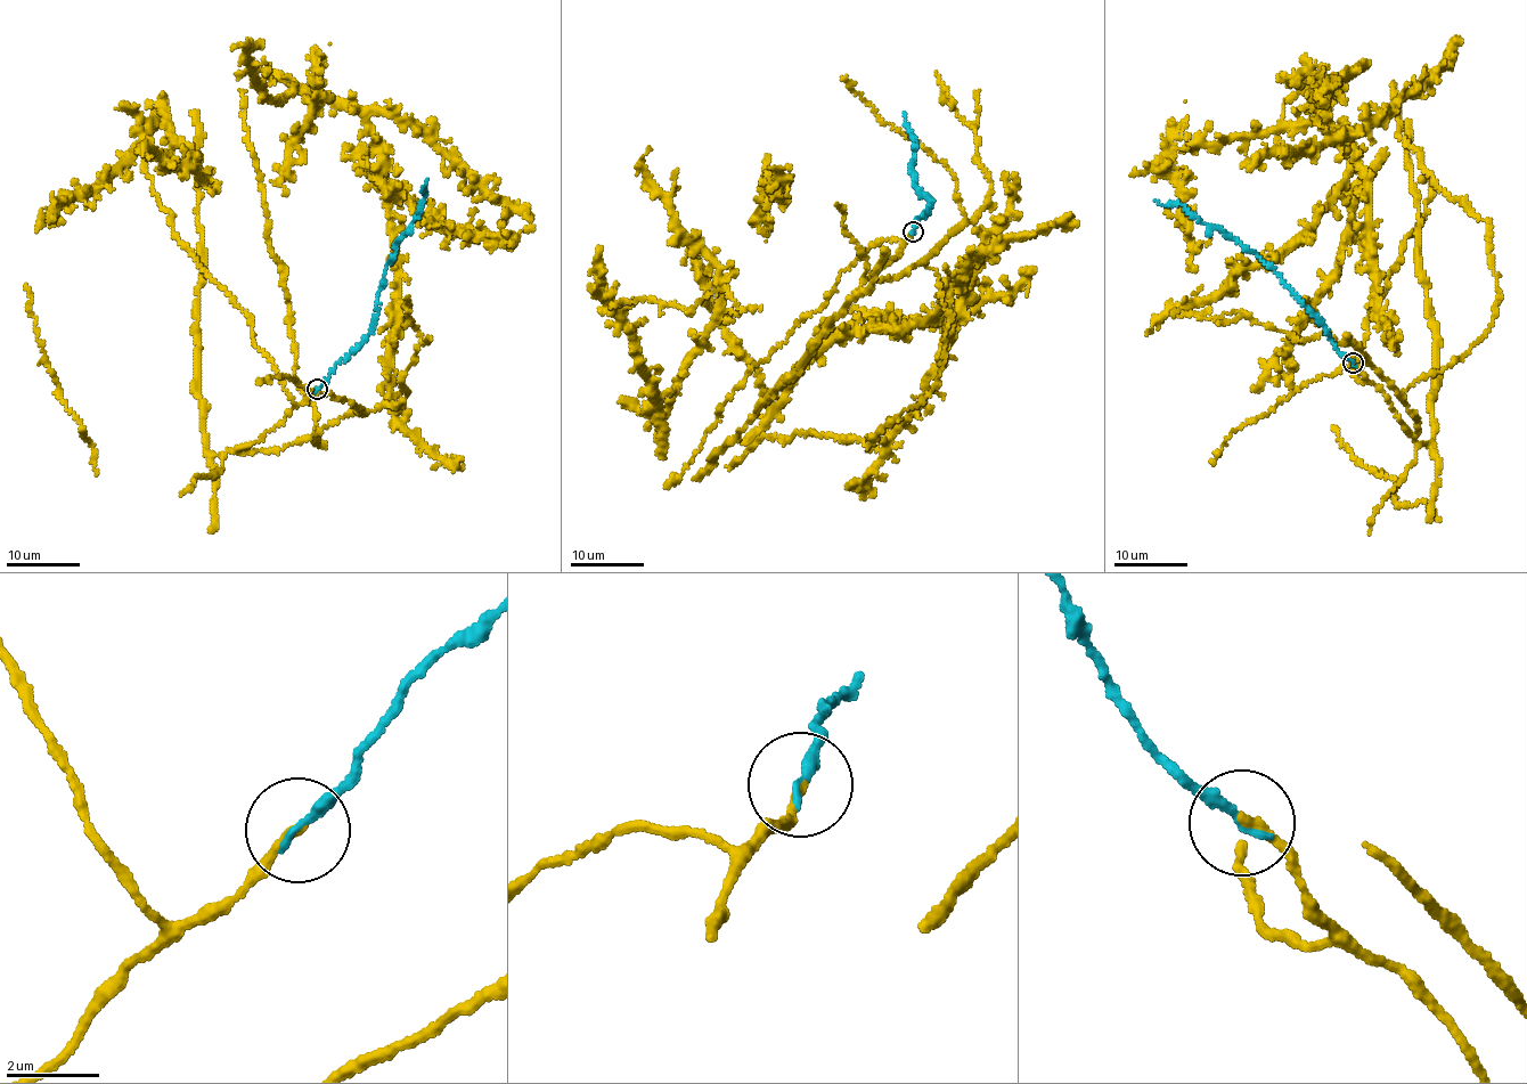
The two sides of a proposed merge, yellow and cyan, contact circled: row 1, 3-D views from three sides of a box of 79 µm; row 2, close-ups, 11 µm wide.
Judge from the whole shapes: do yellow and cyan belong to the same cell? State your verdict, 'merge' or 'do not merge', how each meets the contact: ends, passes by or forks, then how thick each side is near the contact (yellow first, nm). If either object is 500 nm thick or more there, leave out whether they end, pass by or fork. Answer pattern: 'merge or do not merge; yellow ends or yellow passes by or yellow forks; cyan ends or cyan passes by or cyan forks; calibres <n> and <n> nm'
merge; yellow ends; cyan ends; calibres 220 and 200 nm

